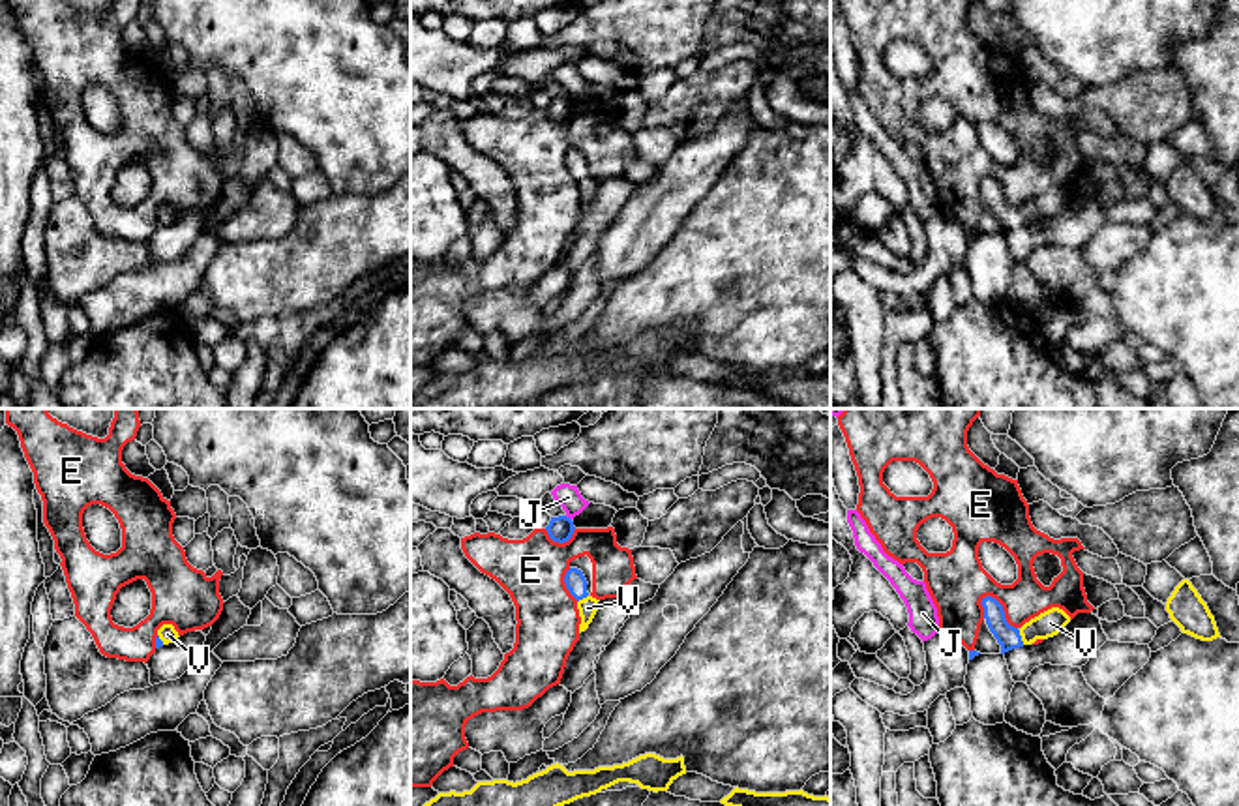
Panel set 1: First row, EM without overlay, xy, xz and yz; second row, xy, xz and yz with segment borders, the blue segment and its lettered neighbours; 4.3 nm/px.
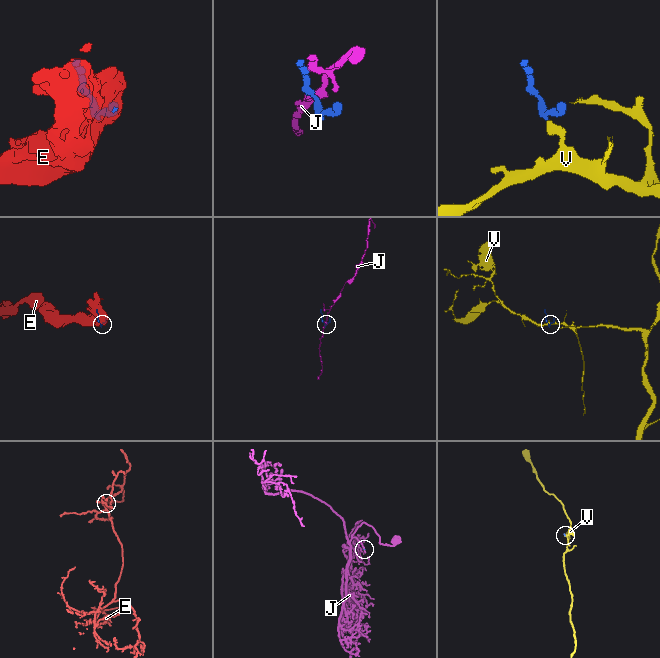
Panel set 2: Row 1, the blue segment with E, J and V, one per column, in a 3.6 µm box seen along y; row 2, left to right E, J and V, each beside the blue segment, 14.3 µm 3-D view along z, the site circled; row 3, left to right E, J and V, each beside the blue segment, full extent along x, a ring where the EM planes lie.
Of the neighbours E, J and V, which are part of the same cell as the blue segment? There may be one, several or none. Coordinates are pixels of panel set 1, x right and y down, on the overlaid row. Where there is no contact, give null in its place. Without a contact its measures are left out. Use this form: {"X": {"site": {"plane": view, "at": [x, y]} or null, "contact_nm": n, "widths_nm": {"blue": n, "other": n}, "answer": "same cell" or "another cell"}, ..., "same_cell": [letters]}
{"E": {"site": {"plane": "yz", "at": [1001, 608]}, "contact_nm": 200, "widths_nm": {"blue": 100, "other": 260}, "answer": "another cell"}, "J": {"site": {"plane": "xz", "at": [568, 518]}, "contact_nm": 40, "widths_nm": {"blue": 110, "other": 100}, "answer": "another cell"}, "V": {"site": {"plane": "yz", "at": [1020, 638]}, "contact_nm": 70, "widths_nm": {"blue": 100, "other": 110}, "answer": "same cell"}, "same_cell": ["V"]}

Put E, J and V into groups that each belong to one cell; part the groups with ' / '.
E / J / V

